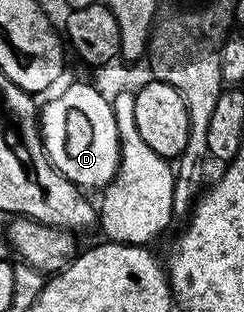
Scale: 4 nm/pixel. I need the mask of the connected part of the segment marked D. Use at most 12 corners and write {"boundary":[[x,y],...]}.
{"boundary":[[67,85],[37,113],[50,163],[79,188],[118,171],[111,103]]}

